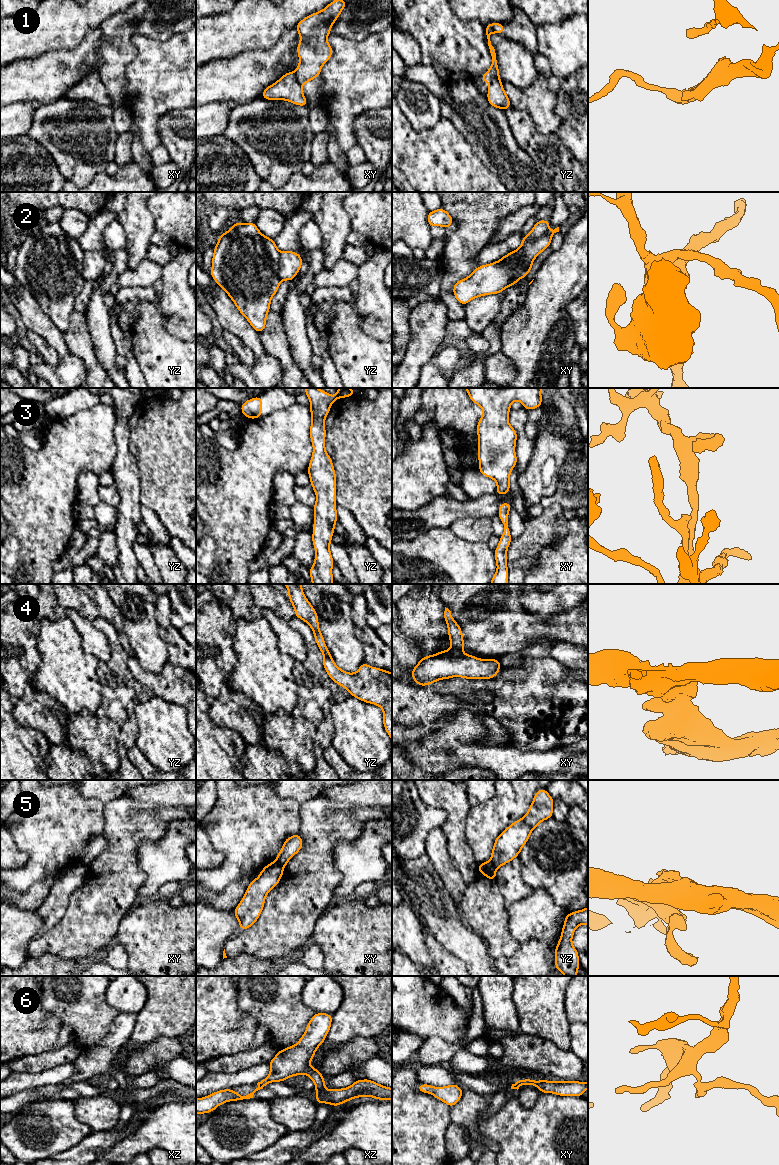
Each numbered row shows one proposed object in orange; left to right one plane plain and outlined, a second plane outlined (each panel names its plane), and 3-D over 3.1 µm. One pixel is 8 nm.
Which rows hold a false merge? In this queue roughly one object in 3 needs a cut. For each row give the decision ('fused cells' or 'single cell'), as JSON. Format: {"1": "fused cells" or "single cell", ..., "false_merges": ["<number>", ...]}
{"1": "fused cells", "2": "fused cells", "3": "single cell", "4": "fused cells", "5": "fused cells", "6": "fused cells", "false_merges": ["1", "2", "4", "5", "6"]}

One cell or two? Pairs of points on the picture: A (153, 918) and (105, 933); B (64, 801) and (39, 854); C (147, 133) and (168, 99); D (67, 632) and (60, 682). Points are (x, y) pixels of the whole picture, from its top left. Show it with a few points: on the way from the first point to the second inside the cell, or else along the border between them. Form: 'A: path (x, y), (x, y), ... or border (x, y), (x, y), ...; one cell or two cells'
A: border (131, 909), (121, 919), (114, 941); two cells
B: path (57, 814), (53, 822), (52, 841); one cell
C: path (147, 125), (147, 120), (160, 107); one cell
D: path (62, 644), (62, 670); one cell

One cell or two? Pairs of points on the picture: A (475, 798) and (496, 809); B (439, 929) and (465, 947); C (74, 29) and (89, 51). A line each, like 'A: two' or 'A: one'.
A: two
B: one
C: two

